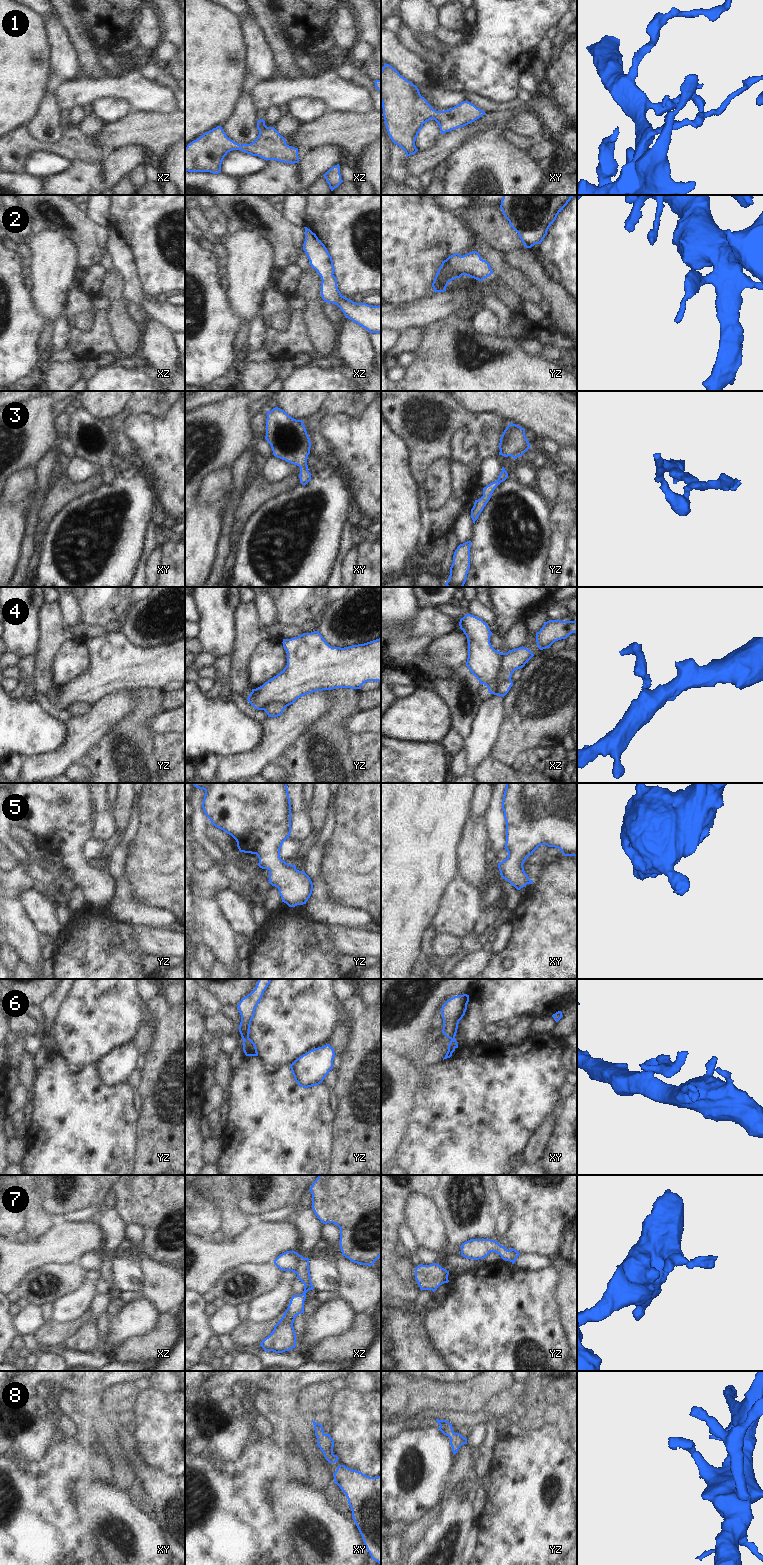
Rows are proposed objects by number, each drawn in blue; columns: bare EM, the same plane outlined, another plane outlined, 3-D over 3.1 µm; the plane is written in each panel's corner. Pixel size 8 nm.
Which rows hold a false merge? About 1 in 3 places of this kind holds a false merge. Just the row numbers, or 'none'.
4

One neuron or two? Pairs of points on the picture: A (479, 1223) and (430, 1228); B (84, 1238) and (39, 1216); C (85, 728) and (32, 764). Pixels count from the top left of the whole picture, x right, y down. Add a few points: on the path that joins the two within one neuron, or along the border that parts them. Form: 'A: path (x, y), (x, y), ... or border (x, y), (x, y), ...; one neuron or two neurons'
A: border (436, 1204), (450, 1242); two neurons
B: border (57, 1221), (44, 1234), (36, 1238); two neurons
C: path (74, 742), (52, 764), (46, 764); one neuron

